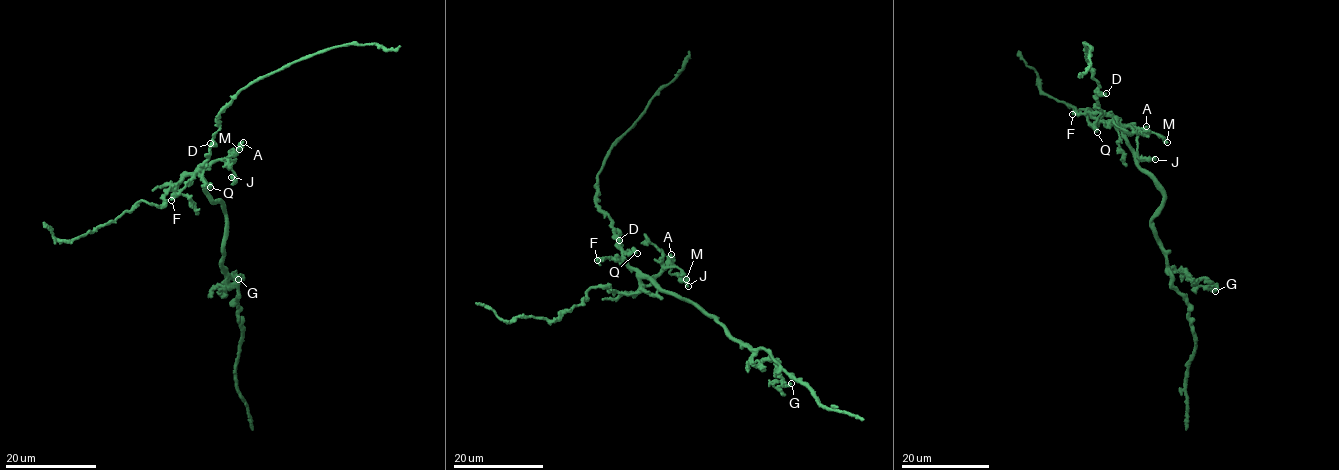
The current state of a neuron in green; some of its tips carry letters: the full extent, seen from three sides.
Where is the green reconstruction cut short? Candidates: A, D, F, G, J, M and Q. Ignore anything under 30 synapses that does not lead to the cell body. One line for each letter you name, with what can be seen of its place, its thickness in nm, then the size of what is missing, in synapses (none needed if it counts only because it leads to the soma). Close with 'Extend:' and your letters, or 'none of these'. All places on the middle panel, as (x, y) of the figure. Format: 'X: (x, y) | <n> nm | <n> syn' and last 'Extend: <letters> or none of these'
Extend: none of these

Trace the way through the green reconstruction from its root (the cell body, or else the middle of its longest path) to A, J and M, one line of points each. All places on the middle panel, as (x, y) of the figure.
A: (658, 285), (649, 278), (641, 280), (645, 285), (652, 282), (670, 265), (671, 254)
J: (658, 285), (649, 278), (641, 280), (645, 285), (650, 283), (662, 270), (675, 266), (683, 272), (688, 286)
M: (658, 285), (649, 278), (641, 280), (645, 285), (650, 283), (670, 266), (670, 273), (686, 279)

